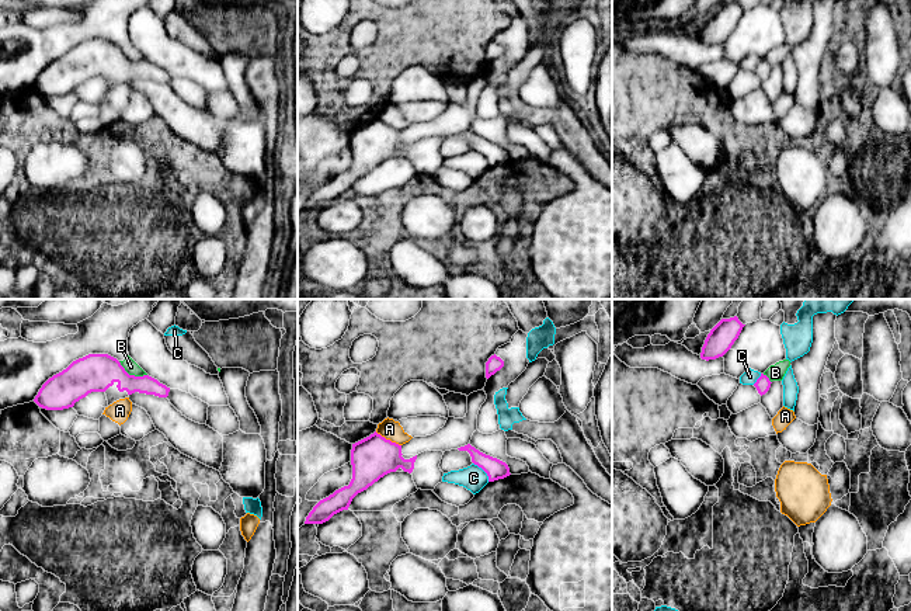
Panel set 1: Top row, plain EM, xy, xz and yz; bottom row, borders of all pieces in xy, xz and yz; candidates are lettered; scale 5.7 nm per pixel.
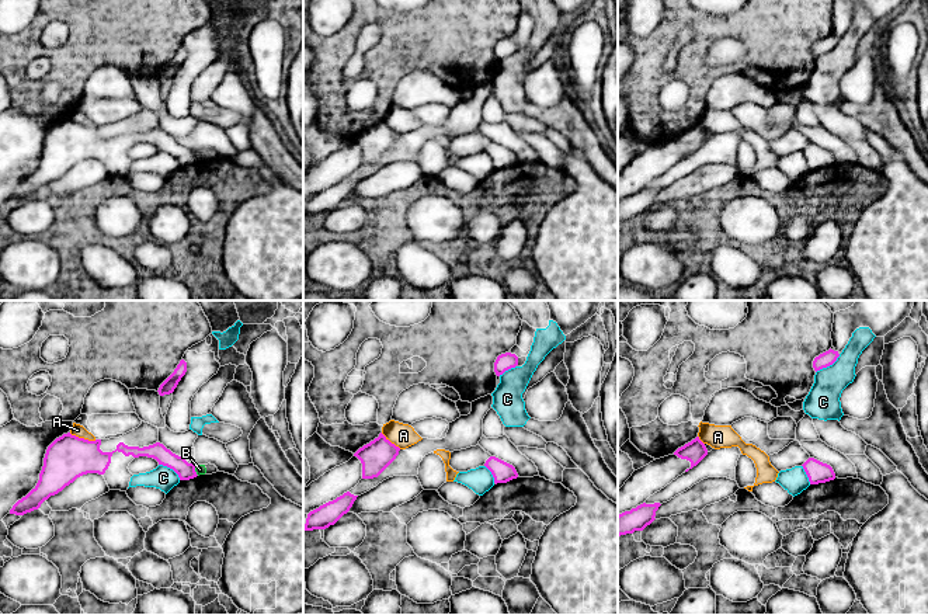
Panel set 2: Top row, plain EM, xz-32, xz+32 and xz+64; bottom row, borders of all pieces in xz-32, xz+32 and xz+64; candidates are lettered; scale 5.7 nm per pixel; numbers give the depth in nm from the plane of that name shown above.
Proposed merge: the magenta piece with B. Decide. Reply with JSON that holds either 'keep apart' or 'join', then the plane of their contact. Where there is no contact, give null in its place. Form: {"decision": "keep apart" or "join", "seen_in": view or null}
{"decision": "keep apart", "seen_in": "xy"}

